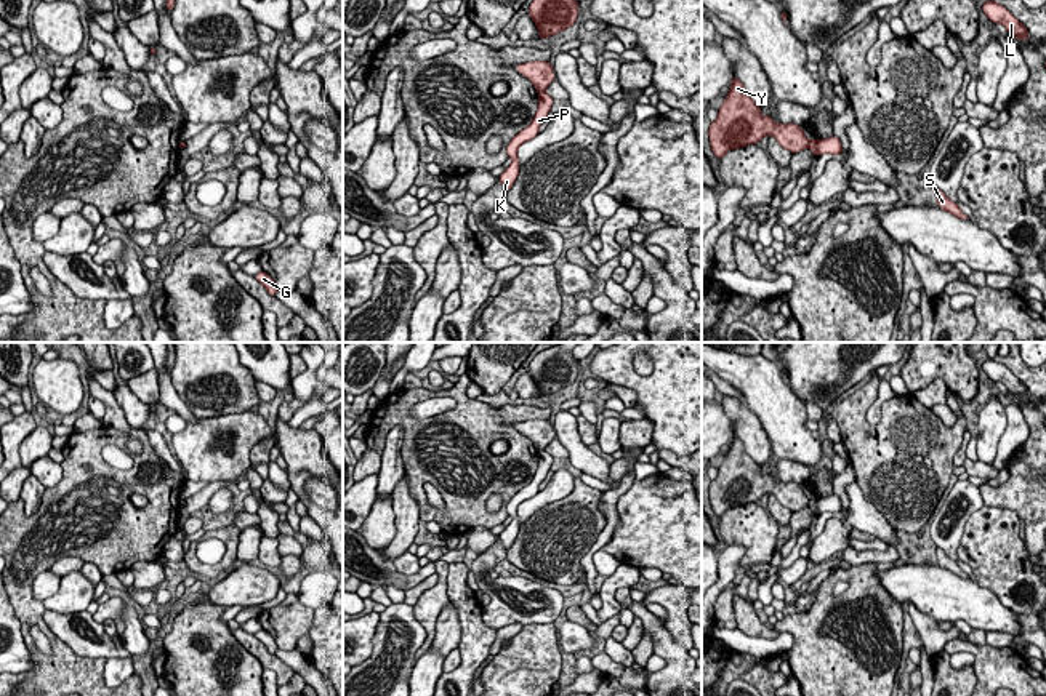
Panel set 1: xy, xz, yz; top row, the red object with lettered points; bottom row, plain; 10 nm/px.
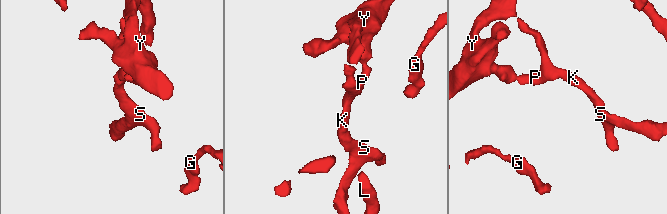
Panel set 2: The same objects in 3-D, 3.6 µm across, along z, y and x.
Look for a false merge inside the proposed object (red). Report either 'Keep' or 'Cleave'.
Cleave

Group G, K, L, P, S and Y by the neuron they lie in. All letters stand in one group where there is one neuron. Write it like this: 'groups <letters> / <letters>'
groups G Y / K L P S

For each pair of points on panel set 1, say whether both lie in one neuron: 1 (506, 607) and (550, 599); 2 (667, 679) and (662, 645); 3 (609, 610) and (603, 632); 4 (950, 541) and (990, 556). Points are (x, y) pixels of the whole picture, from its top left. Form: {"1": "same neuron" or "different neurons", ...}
{"1": "same neuron", "2": "same neuron", "3": "different neurons", "4": "different neurons"}

